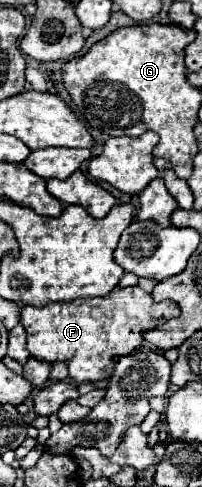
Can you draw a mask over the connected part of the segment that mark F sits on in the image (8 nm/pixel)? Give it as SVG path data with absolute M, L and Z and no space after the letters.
M117 286L103 298L53 302L43 308L21 308L21 324L27 332L27 350L31 352L31 356L49 364L65 362L69 366L69 376L77 384L107 380L113 372L115 356L135 352L143 344L143 330L155 328L157 324L175 316L179 316L177 304L173 304L171 300L155 302L151 294L147 294L139 286Z

